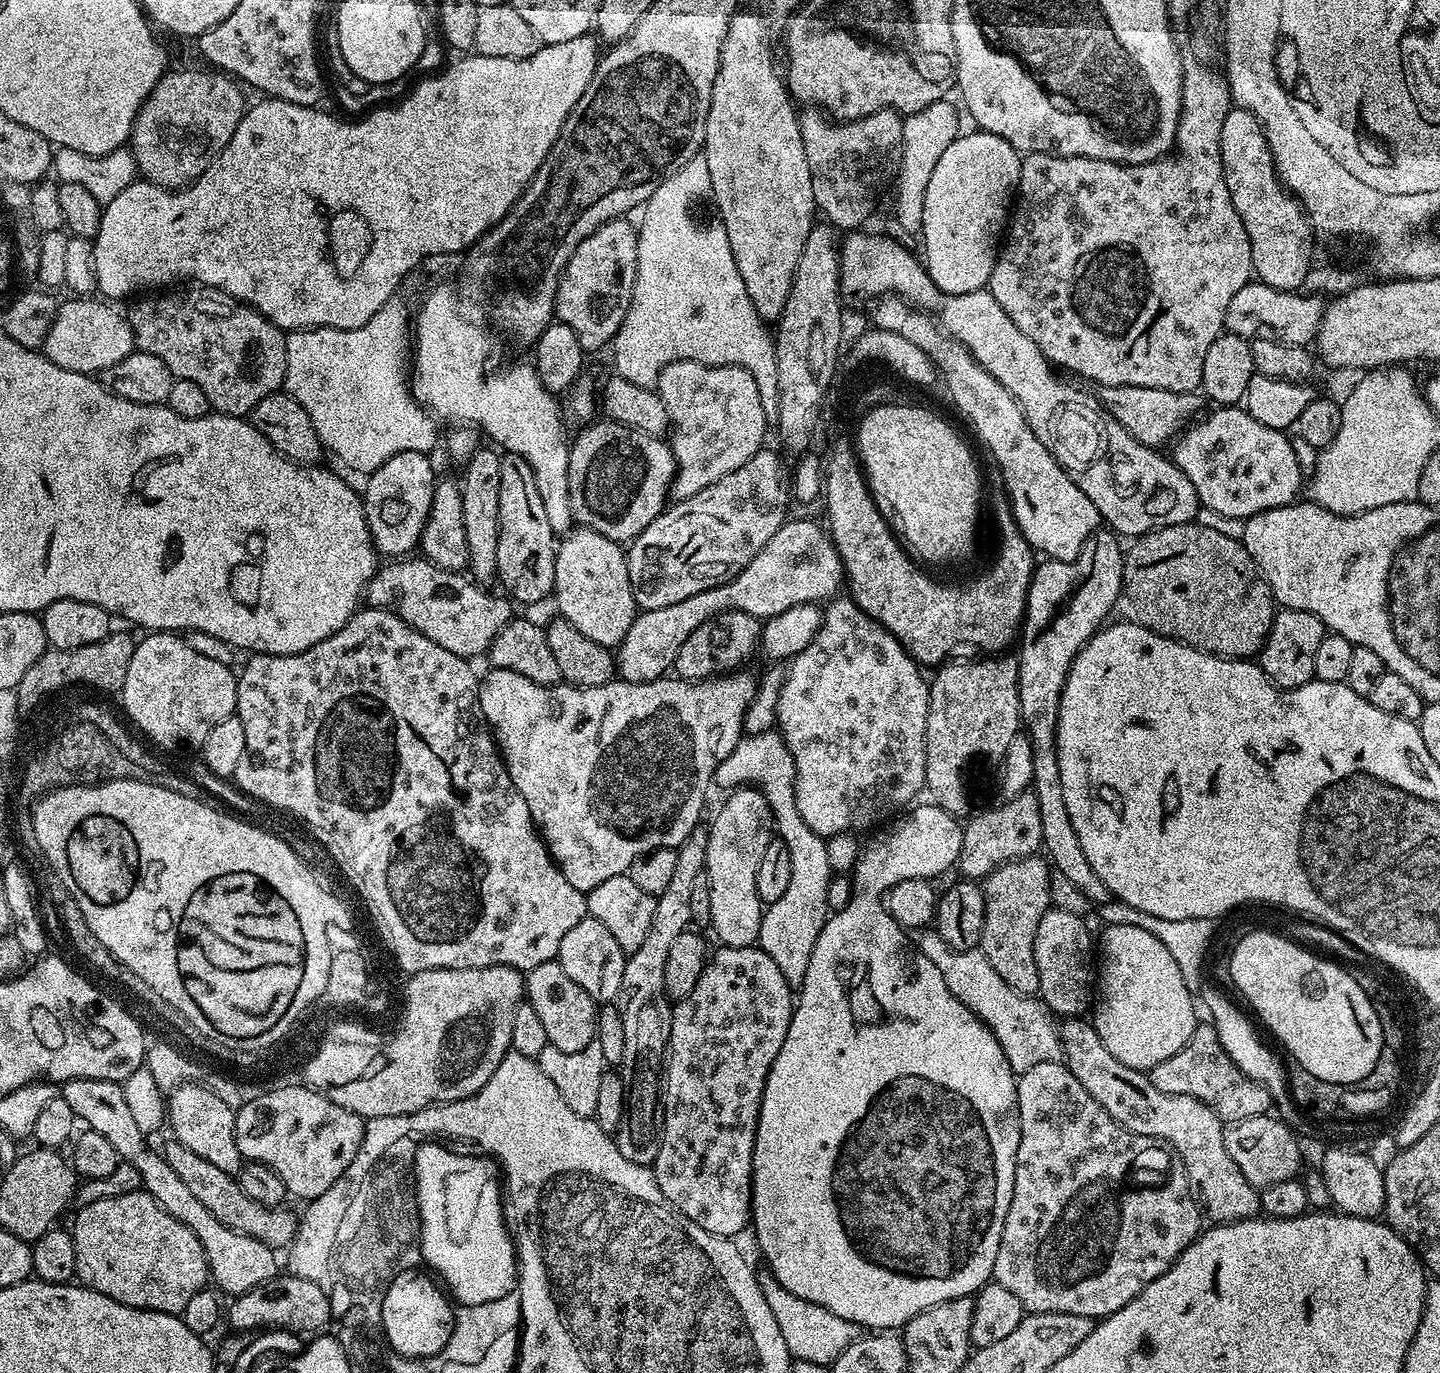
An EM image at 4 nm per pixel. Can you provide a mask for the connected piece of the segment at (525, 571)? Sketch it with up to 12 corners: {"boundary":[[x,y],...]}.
{"boundary":[[500,457],[496,574],[517,605],[556,586],[558,536],[526,458]]}

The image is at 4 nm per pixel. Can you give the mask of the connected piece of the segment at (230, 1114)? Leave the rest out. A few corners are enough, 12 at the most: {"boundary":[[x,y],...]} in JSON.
{"boundary":[[211,1087],[167,1093],[179,1144],[229,1174],[240,1171],[236,1112]]}

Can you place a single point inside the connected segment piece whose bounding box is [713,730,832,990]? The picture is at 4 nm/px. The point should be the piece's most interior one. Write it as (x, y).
(789, 928)

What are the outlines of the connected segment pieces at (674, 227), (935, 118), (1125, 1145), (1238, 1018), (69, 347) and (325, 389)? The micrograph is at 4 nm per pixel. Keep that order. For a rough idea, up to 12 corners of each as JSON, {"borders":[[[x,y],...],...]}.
{"borders":[[[702,154],[643,205],[615,375],[675,360],[744,368],[778,410],[776,346]],[[945,98],[903,117],[896,220],[920,232],[926,186],[961,135]],[[1019,1073],[992,1280],[1122,1310],[1196,1241],[1163,1143]],[[1206,992],[1226,1054],[1272,1095],[1279,1119],[1298,1116],[1285,1065],[1226,997]],[[98,298],[57,307],[42,351],[99,374],[135,351],[131,321]],[[410,308],[287,333],[284,388],[370,474],[428,454]]]}

